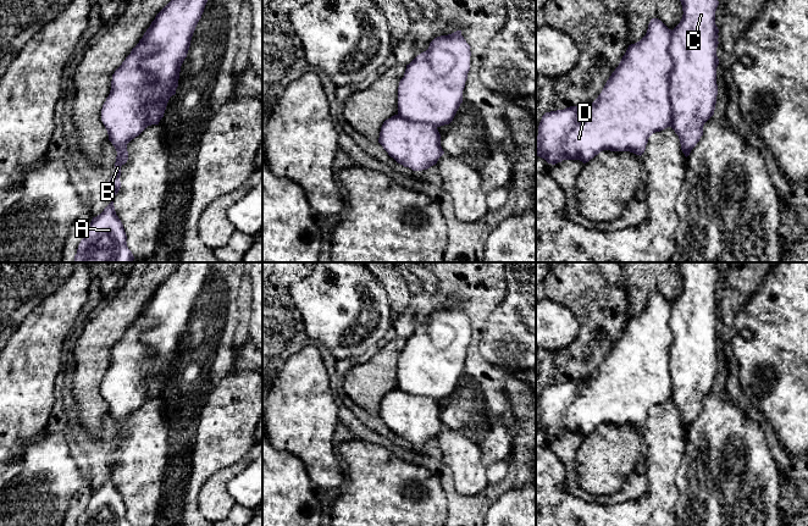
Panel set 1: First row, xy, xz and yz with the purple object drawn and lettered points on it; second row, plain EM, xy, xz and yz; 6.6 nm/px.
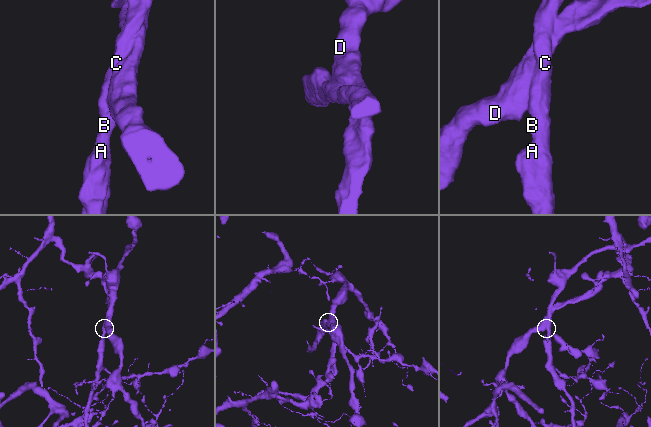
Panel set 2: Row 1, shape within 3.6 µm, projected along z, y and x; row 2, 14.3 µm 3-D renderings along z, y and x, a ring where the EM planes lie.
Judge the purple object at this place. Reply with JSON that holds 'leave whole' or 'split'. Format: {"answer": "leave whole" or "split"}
{"answer": "split"}

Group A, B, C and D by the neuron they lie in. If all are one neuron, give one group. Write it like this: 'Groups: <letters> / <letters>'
Groups: A B C / D

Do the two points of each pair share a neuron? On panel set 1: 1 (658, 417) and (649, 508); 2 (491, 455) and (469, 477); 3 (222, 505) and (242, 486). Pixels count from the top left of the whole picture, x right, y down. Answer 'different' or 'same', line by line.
1: same
2: different
3: different

